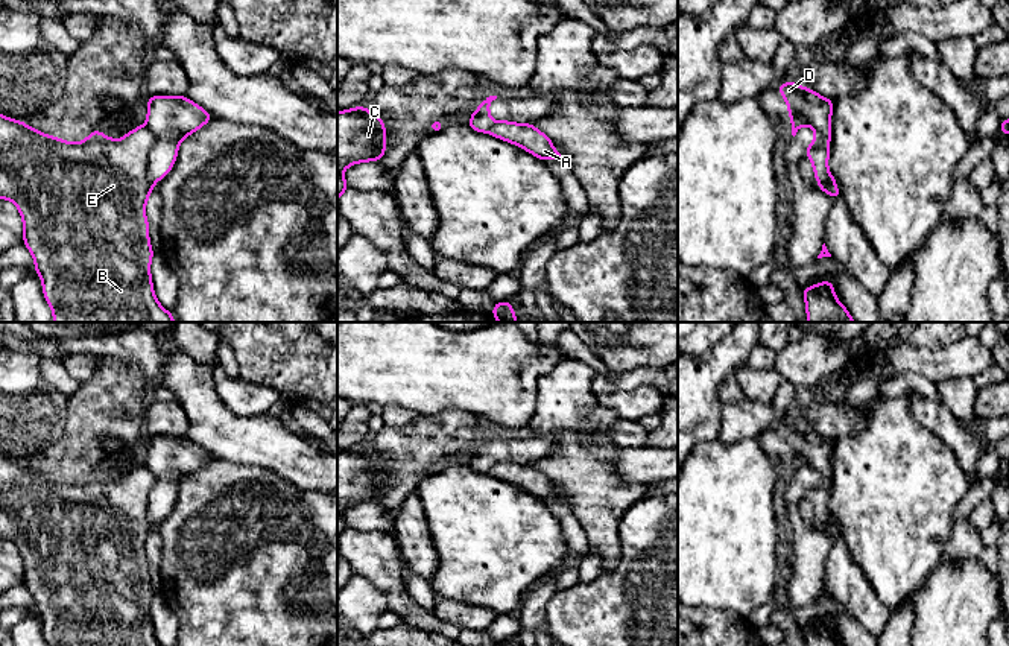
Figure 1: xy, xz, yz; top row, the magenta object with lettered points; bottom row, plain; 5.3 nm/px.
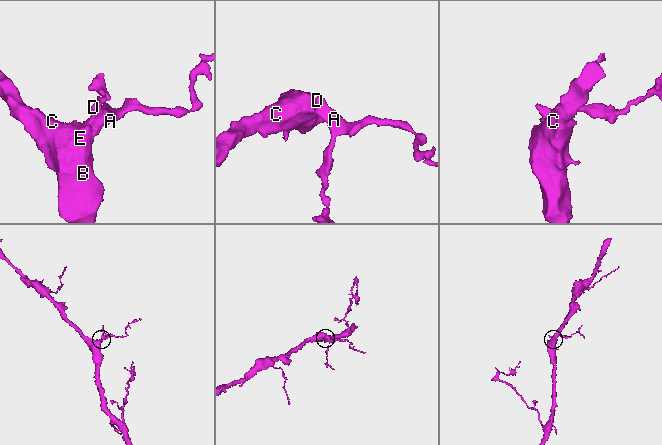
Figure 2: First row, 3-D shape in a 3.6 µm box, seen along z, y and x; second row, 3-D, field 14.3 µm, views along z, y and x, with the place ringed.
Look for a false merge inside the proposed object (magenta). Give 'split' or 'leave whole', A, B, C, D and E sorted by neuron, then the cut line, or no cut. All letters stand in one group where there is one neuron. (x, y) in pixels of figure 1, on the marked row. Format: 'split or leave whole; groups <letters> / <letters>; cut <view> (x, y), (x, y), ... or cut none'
split; groups A D / B C E; cut xy (145, 125), (154, 136), (148, 157), (148, 177), (154, 183)

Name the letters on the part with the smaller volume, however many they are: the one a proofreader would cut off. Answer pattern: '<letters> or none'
A, D

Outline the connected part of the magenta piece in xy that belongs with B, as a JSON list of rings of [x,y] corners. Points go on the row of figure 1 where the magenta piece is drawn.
[[[0,114],[0,199],[14,202],[23,219],[23,243],[30,251],[53,322],[175,322],[157,299],[150,277],[153,258],[146,202],[153,192],[147,173],[152,131],[141,125],[120,140],[91,131],[79,143],[40,132]]]

